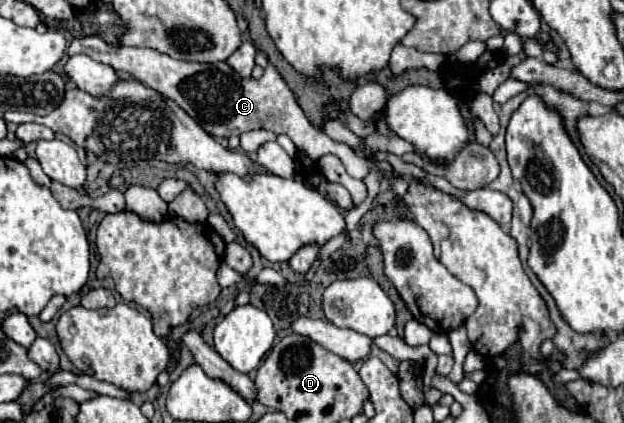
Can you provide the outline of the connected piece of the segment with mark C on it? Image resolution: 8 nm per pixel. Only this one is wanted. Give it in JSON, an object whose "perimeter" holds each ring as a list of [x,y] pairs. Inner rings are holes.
{"perimeter":[[[86,36],[80,40],[72,40],[68,46],[68,54],[86,54],[96,62],[110,64],[114,70],[134,76],[140,82],[148,84],[150,88],[156,88],[166,98],[172,98],[184,108],[208,134],[212,136],[240,136],[242,132],[264,128],[272,130],[274,134],[288,134],[290,140],[298,146],[298,150],[304,150],[312,160],[320,160],[326,154],[334,154],[342,160],[348,174],[352,178],[364,180],[370,172],[376,170],[376,162],[370,158],[358,156],[352,148],[348,148],[342,142],[334,142],[328,138],[322,130],[316,130],[308,118],[304,116],[302,108],[298,106],[292,90],[282,84],[282,78],[278,70],[268,64],[262,78],[244,78],[234,68],[230,68],[226,62],[218,64],[188,64],[180,60],[172,60],[166,54],[160,54],[150,48],[128,48],[128,46],[110,46],[98,36]]]}

